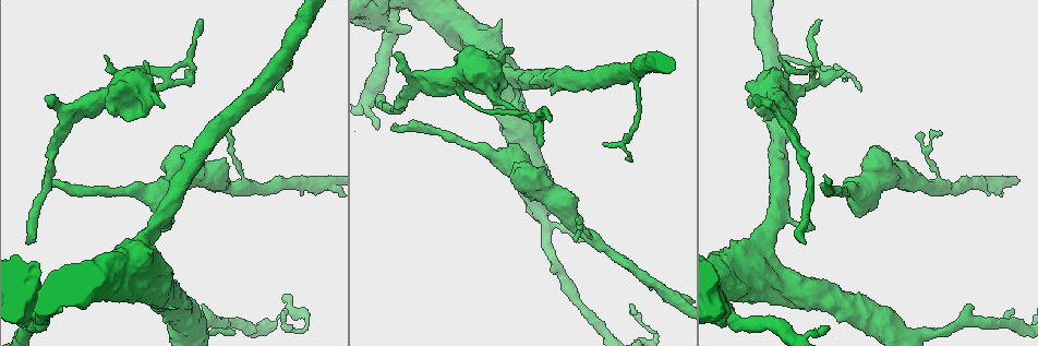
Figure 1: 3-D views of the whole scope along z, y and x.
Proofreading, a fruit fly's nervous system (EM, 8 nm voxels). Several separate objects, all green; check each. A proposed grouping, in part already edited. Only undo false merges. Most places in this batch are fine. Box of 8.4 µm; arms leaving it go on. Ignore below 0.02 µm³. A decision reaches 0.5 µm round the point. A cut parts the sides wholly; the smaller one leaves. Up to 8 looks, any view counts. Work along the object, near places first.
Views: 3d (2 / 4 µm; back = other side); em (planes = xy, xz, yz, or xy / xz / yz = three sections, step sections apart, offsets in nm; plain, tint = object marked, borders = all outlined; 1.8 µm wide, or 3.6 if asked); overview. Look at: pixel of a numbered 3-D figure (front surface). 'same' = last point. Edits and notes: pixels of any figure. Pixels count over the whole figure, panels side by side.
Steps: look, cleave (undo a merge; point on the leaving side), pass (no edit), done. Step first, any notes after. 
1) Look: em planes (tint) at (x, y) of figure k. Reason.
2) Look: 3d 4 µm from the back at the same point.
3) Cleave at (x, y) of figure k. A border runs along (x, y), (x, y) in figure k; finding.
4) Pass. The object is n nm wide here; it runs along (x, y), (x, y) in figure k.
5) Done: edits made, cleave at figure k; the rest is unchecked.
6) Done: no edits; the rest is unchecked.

Look: 3d 4 µm at (742, 276) of figure 1. Sudden change in width.

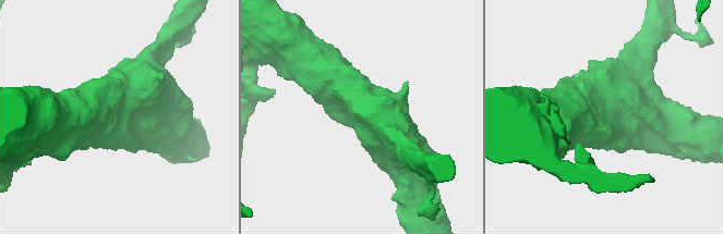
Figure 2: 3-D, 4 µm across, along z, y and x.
Look: em 3.6 µm planes (tint) at (124, 107) of figure 2. Need the tissue.

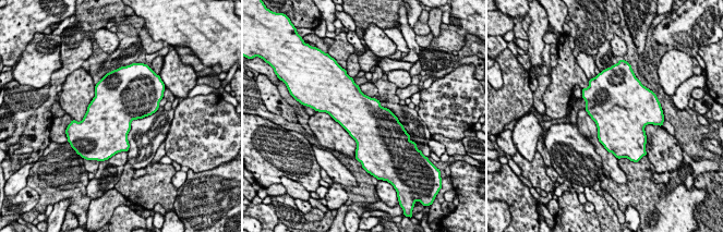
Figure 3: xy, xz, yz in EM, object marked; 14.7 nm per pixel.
Pass. Continuous, no second neuron.

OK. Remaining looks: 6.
Look: em 3.6 µm planes (plain) at (72, 111) of figure 1. A fork.

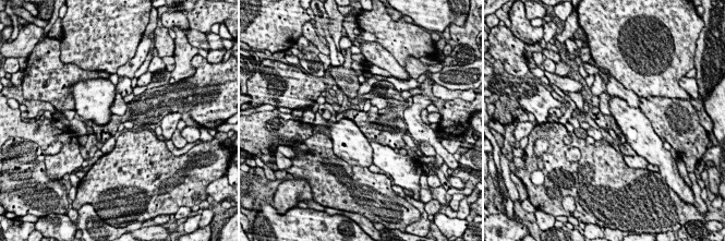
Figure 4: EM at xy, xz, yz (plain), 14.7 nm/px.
Look: em 3.6 µm planes (tint) at the same point.

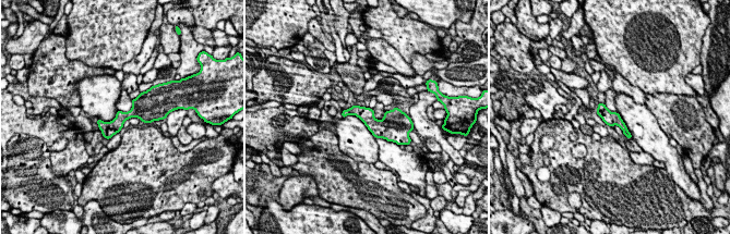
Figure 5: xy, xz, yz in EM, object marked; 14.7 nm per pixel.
Pass. The object is 190 nm wide here; continuous, no second neuron.

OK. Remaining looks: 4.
Look: em xz step 4 (tint) at (510, 79) of figure 1. Thick turns thin.

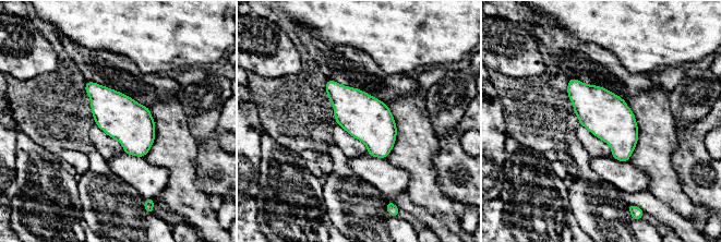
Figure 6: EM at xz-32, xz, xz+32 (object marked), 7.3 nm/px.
Pass. The object is 320 nm wide here; continuous, no second neuron.

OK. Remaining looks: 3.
Look: 3d 4 µm at (286, 59) of figure 1. Branch point.

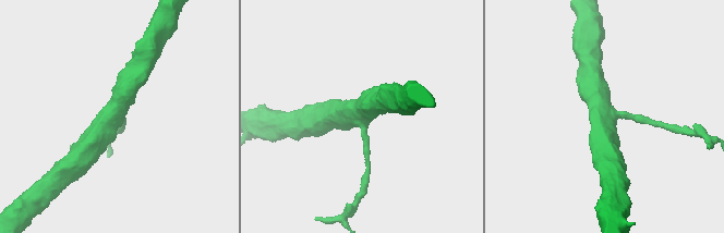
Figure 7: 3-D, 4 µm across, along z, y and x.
Look: em yz step 8 (tint) at (116, 118) of figure 7.

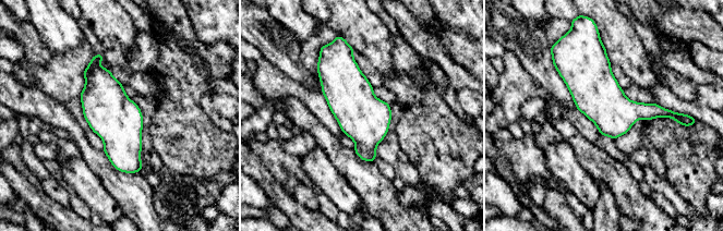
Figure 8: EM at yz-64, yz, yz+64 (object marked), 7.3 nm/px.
Look: em xz step 8 (tint) at the same point.

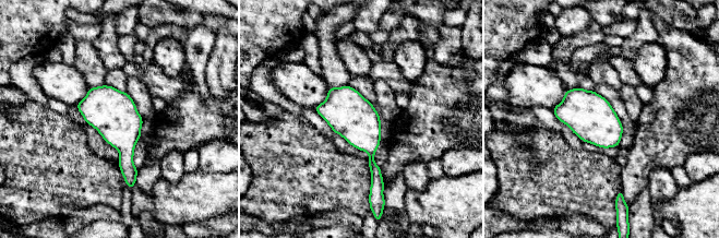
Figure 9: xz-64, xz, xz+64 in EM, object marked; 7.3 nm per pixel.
Pass. 3 arms meet here; continuous, no second neuron.

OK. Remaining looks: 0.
Done: no edits; the rest is unchecked.

